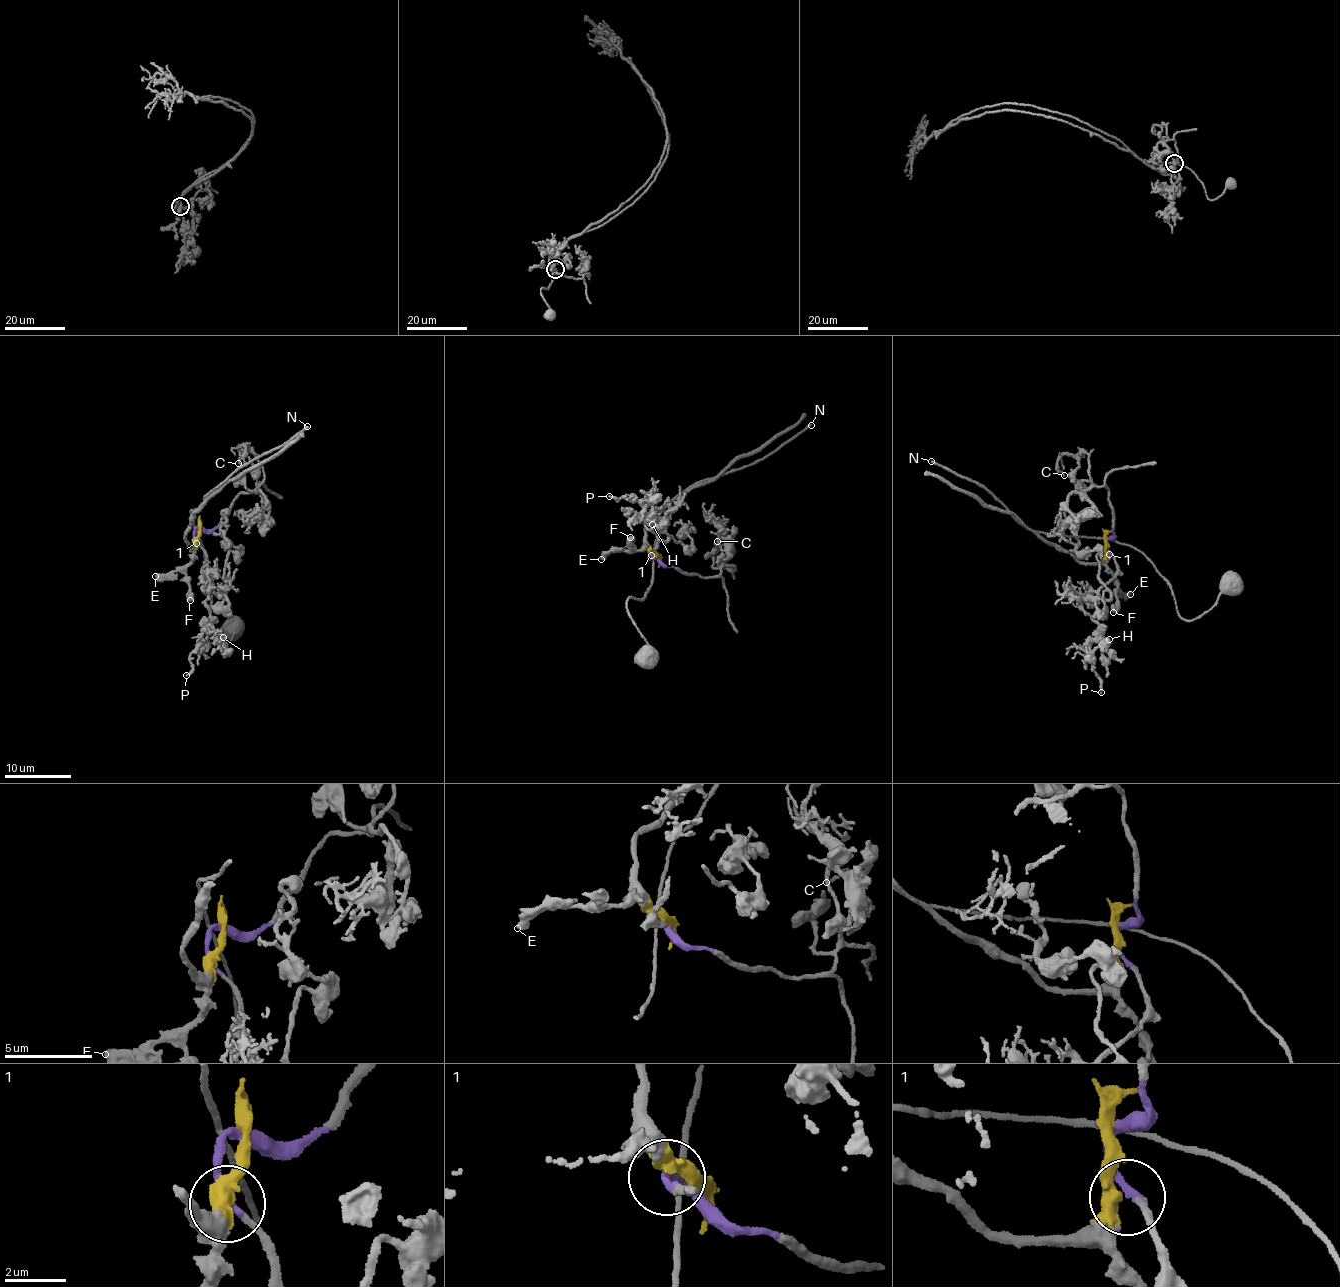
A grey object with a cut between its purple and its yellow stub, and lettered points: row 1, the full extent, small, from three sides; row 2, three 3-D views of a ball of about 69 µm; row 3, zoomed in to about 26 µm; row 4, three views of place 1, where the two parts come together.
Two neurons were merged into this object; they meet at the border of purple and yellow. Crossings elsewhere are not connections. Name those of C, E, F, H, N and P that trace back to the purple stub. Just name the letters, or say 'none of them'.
C, H, P

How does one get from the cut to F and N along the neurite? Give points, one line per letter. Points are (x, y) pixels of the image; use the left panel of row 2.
F: (198, 526), (195, 556), (186, 571), (190, 600)
N: (198, 526), (198, 540), (192, 545), (185, 537), (196, 512), (221, 491), (229, 475), (287, 443), (308, 426)

